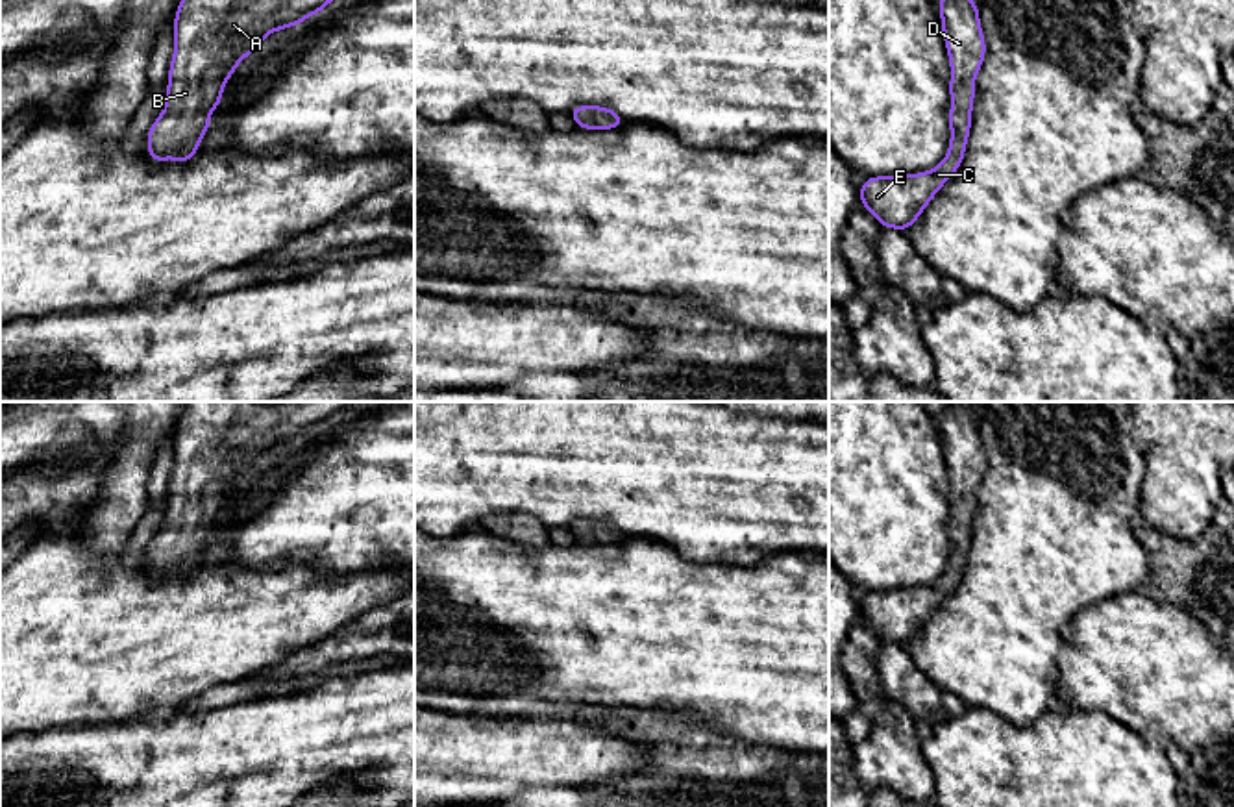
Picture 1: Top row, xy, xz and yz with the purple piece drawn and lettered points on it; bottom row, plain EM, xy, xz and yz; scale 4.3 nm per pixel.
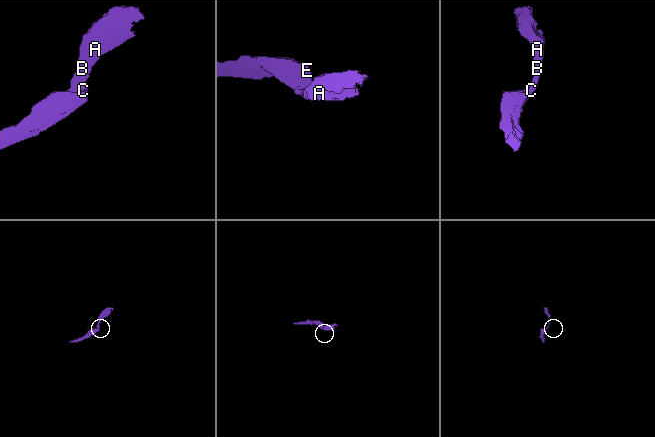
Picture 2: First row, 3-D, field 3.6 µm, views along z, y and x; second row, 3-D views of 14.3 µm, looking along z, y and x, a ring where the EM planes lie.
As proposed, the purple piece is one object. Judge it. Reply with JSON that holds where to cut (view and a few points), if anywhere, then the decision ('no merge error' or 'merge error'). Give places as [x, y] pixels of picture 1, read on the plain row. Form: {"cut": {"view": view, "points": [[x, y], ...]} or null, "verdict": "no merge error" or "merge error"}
{"cut": null, "verdict": "no merge error"}

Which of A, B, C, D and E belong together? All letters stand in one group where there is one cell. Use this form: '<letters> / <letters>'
A B C D E

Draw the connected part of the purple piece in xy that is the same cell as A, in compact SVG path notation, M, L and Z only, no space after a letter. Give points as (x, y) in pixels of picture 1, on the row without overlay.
M185 402L172 439L165 524L148 542L148 570L192 576L226 496L266 450L294 442L357 402Z

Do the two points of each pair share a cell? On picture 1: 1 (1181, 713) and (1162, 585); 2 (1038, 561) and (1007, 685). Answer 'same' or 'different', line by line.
1: different
2: same

